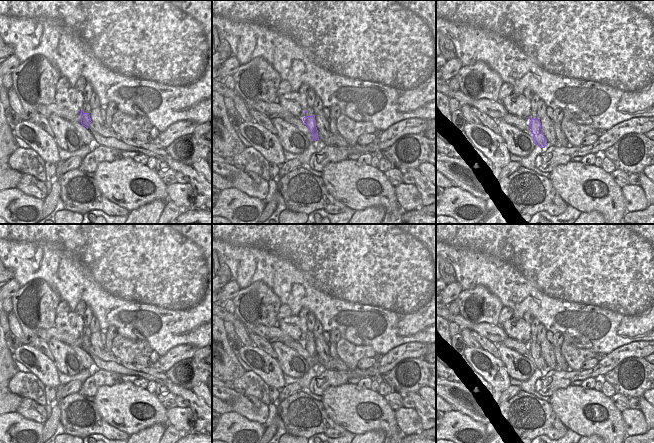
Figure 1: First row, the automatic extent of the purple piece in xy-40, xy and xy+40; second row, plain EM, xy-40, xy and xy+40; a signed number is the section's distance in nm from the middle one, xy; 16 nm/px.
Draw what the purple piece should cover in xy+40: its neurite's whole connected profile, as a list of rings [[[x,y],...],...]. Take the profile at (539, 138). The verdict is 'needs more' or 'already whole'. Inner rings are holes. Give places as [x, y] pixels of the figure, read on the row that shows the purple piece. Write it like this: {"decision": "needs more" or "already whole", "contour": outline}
{"decision": "already whole", "contour": [[[538,117],[536,119],[531,119],[530,127],[535,143],[539,145],[541,148],[545,148],[548,145],[548,143],[545,136],[543,135],[541,123]]]}

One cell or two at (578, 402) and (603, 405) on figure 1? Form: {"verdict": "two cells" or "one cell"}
{"verdict": "one cell"}

